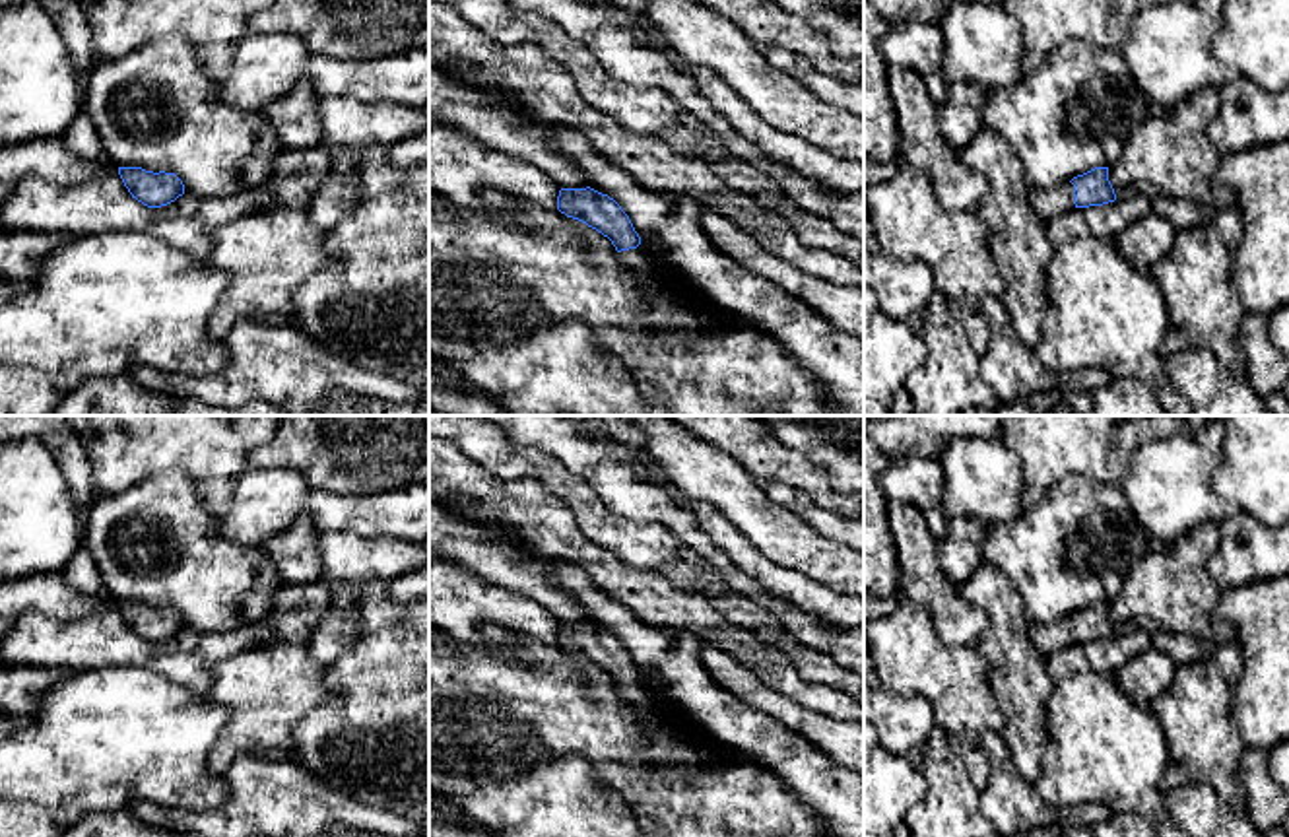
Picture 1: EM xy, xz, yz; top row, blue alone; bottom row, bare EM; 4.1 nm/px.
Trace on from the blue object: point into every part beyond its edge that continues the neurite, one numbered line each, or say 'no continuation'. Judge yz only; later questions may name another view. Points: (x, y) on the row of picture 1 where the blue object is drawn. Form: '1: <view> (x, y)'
1: yz (1051, 202)

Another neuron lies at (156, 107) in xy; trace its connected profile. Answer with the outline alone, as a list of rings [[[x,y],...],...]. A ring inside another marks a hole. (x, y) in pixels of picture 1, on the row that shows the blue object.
[[[169,35],[122,58],[97,60],[87,78],[83,111],[118,167],[175,173],[184,192],[225,198],[258,188],[274,171],[283,146],[260,111],[233,109],[219,99],[192,41]]]

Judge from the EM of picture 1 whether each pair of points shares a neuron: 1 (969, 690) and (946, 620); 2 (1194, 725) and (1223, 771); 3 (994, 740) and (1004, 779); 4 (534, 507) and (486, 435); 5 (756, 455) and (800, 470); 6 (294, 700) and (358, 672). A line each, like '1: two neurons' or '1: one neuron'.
1: two neurons
2: one neuron
3: one neuron
4: two neurons
5: one neuron
6: two neurons

